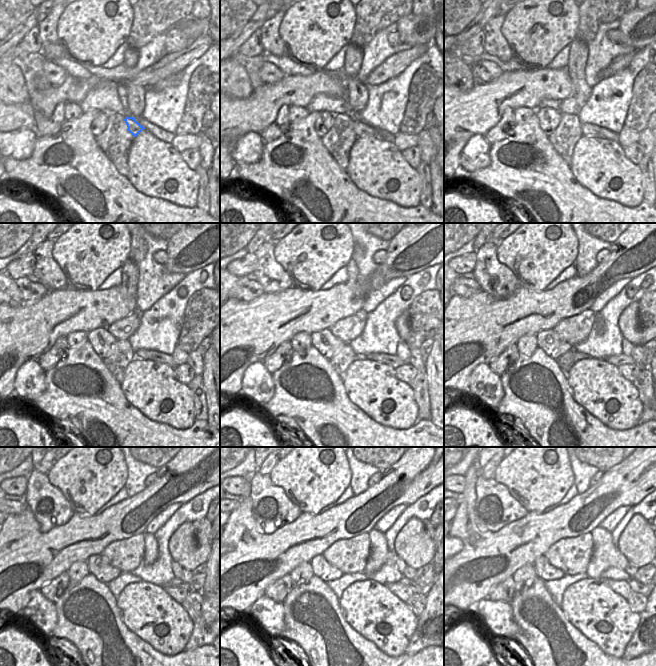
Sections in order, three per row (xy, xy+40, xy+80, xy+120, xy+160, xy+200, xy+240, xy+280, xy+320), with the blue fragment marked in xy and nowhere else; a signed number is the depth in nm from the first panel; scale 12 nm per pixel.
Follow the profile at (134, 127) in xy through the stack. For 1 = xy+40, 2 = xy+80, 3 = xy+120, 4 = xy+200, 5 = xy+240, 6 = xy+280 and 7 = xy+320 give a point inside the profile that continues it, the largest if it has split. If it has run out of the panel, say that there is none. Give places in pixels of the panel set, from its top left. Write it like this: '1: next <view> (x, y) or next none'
1: next xy+40 (361, 129)
2: next xy+80 (592, 130)
3: next xy+120 (143, 354)
4: next xy+200 (622, 359)
5: next xy+240 (176, 582)
6: next xy+280 (410, 584)
7: next xy+320 (636, 586)

